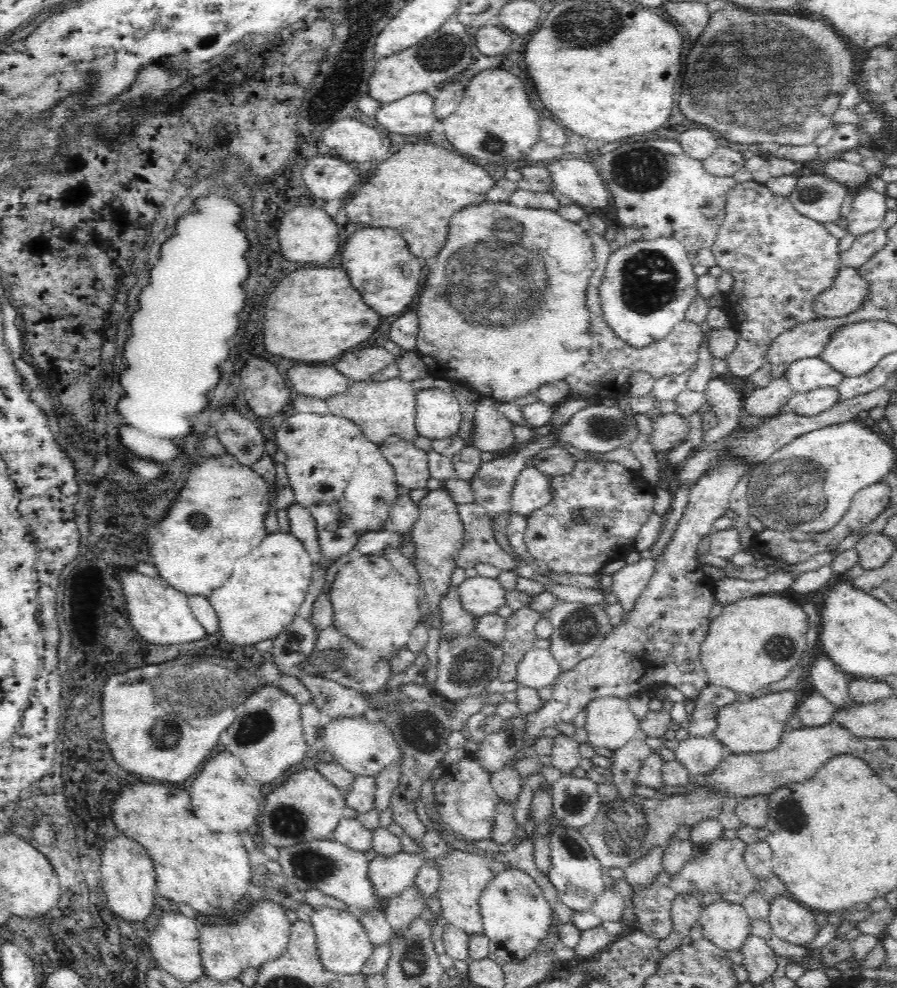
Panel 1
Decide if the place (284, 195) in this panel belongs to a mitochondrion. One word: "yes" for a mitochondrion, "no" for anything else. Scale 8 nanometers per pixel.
no

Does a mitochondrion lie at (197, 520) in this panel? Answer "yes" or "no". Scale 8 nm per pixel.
yes

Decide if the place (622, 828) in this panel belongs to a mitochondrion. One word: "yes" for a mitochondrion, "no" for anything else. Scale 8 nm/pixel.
yes

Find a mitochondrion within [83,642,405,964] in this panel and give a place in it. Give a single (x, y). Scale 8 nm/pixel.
(199, 698)

